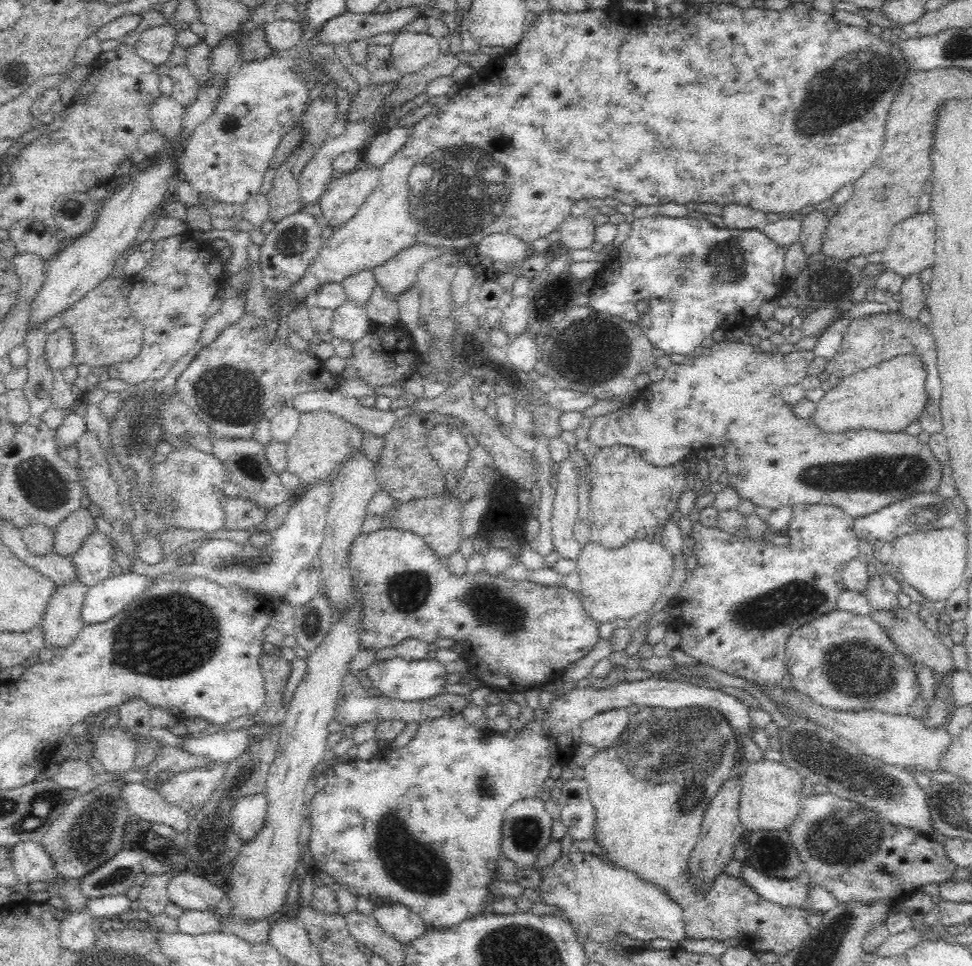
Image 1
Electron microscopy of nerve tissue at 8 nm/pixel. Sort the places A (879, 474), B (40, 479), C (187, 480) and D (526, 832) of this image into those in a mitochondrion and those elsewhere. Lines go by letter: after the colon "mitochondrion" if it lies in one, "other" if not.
A: mitochondrion
B: mitochondrion
C: mitochondrion
D: mitochondrion

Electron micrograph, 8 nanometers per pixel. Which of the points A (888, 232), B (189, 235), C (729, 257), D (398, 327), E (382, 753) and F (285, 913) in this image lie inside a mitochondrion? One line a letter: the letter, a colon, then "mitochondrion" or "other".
A: other
B: other
C: mitochondrion
D: other
E: other
F: other

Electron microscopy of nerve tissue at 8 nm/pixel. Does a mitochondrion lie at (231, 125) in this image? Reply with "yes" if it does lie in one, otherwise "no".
yes

